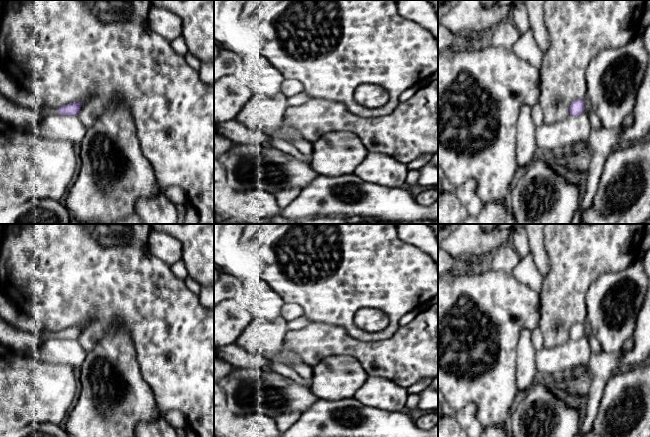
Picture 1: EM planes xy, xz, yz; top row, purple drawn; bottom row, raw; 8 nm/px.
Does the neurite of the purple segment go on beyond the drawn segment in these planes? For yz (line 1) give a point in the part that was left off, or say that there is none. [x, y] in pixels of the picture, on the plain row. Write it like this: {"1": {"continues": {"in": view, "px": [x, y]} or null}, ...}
{"1": {"continues": null}}

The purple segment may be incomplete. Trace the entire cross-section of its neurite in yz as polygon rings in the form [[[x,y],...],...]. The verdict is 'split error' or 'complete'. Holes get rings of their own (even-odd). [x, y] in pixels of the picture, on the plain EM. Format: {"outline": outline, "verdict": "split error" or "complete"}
{"outline": [[[583,323],[574,324],[569,331],[569,336],[571,340],[579,340],[584,334],[585,330]]], "verdict": "complete"}

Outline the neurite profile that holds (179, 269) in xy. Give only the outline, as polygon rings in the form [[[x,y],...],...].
[[[182,260],[175,262],[170,267],[171,267],[171,270],[173,271],[173,273],[177,277],[185,280],[185,278],[188,276],[188,272],[187,272],[185,263]]]

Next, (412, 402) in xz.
[[[410,394],[408,395],[405,407],[408,409],[416,409],[418,408],[419,400],[420,397],[418,394]]]

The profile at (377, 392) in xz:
[[[369,376],[354,398],[361,404],[388,412],[400,412],[408,399],[407,388],[384,377]]]

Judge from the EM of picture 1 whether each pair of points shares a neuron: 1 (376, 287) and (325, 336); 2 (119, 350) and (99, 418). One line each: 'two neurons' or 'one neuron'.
1: two neurons
2: one neuron

